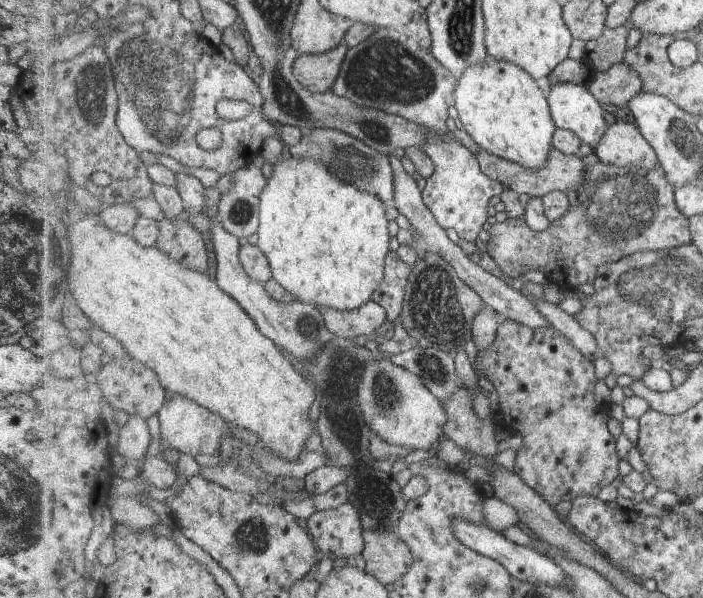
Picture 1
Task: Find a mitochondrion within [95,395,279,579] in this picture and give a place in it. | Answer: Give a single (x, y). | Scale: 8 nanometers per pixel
(253, 534)

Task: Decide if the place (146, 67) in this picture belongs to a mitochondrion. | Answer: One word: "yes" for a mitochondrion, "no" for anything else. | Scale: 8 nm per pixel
yes

